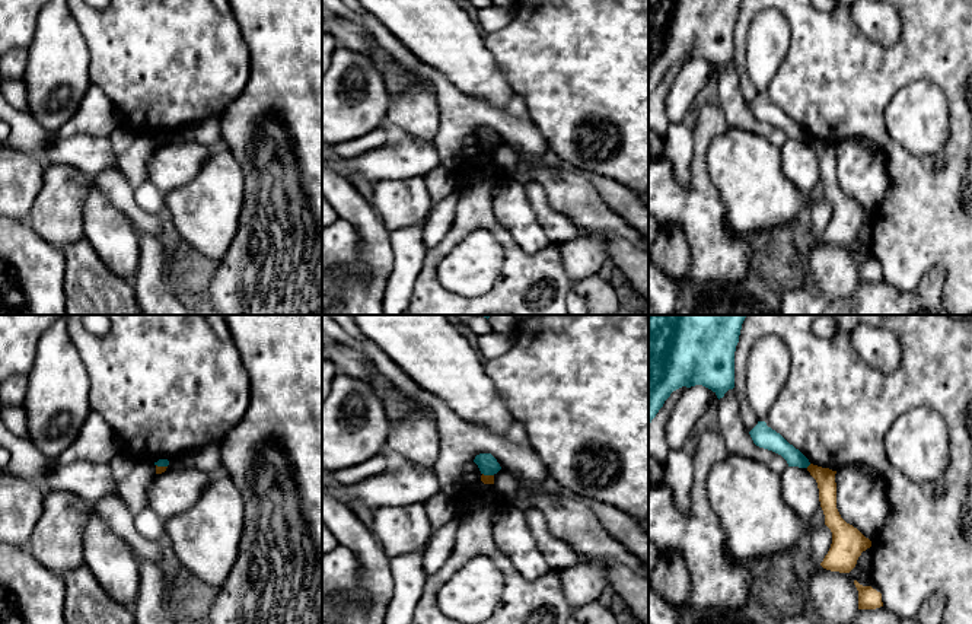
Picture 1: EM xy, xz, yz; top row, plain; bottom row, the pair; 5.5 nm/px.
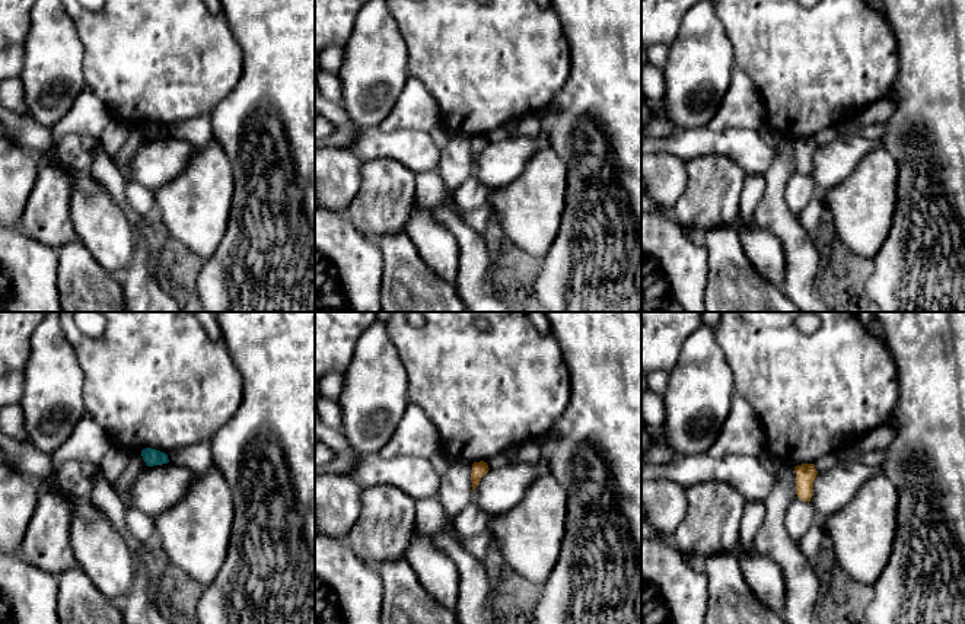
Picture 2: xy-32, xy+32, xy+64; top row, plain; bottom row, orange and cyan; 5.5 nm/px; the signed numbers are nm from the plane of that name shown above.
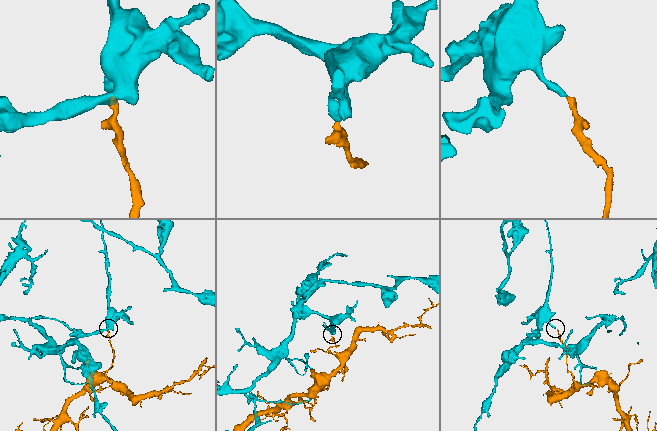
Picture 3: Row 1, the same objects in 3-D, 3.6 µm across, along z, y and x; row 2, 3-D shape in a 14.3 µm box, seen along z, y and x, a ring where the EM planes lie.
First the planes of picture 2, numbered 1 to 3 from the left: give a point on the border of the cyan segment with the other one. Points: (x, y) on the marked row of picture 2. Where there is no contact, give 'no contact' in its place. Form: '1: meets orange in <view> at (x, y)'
1: no contact
2: no contact
3: no contact

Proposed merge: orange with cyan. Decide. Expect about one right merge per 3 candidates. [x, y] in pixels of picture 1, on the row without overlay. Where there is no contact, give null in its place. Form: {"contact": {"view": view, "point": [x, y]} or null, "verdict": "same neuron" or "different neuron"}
{"contact": {"view": "yz", "point": [809, 139]}, "verdict": "different neuron"}

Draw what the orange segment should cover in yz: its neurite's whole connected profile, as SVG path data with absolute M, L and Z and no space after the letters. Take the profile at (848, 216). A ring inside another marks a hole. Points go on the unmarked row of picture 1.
M813 137L807 140L807 144L818 156L825 198L832 206L831 222L820 239L831 245L850 246L861 226L871 220L871 214L841 191L836 182L836 144Z

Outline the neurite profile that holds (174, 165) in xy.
M185 140L156 147L147 163L147 181L163 194L185 187L203 169L214 149Z

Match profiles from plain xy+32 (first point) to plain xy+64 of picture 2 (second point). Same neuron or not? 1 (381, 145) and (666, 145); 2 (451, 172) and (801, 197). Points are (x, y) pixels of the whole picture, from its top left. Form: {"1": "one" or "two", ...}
{"1": "one", "2": "two"}

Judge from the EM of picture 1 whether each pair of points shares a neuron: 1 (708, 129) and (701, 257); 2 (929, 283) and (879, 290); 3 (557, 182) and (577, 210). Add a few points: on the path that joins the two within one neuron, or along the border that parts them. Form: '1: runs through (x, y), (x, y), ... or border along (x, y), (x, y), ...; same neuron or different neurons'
1: runs through (700, 161), (701, 225); same neuron
2: runs through (918, 296), (915, 299), (892, 299); same neuron
3: runs through (564, 190), (577, 203); same neuron

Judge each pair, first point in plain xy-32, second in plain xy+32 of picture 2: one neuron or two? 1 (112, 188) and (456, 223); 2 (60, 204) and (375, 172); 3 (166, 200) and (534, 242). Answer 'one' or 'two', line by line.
1: two
2: one
3: one

